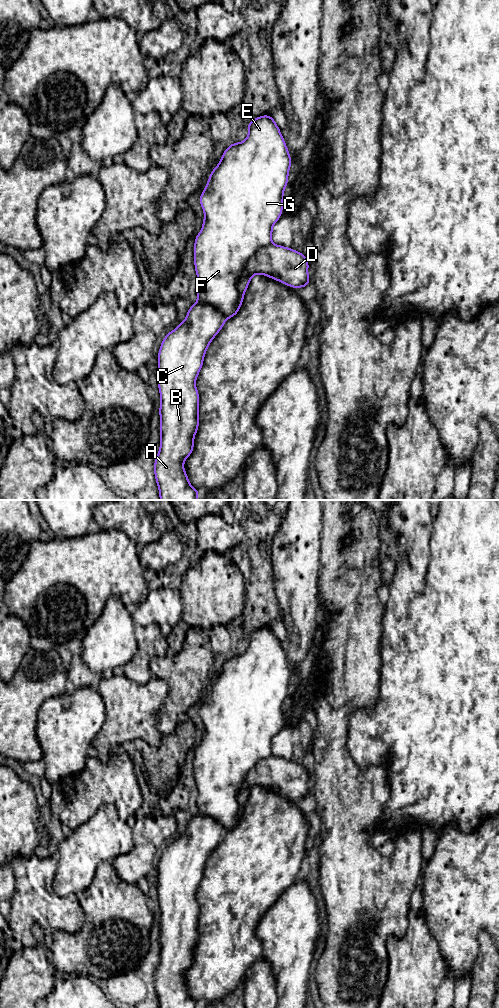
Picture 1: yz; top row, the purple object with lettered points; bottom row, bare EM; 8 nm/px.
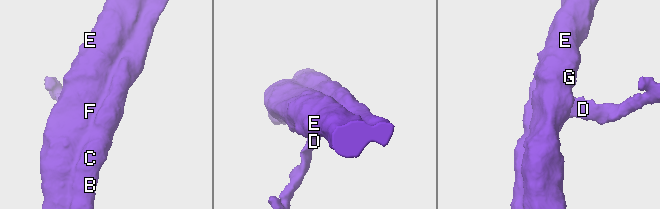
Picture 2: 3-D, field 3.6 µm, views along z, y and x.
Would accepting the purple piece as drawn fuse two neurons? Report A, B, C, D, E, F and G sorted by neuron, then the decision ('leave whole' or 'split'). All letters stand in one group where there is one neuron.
groups A B C D E F G; leave whole

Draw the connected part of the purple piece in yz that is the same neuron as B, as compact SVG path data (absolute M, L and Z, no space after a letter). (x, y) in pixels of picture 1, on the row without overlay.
M262 627L246 637L248 648L242 654L231 655L224 662L199 709L204 731L202 741L195 748L194 754L194 778L198 790L197 814L188 821L185 832L165 846L158 863L160 959L153 983L159 1008L198 1008L200 1004L190 996L184 982L184 974L193 964L194 951L199 940L200 910L196 891L203 879L208 858L223 840L225 833L238 826L251 790L261 786L291 800L306 800L311 793L308 786L309 774L302 764L272 755L273 737L283 724L284 701L289 695L288 685L293 675L285 652L273 628Z

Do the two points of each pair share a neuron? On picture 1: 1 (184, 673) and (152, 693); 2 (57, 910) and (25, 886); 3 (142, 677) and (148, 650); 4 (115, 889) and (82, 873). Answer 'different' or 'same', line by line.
1: different
2: same
3: same
4: different

